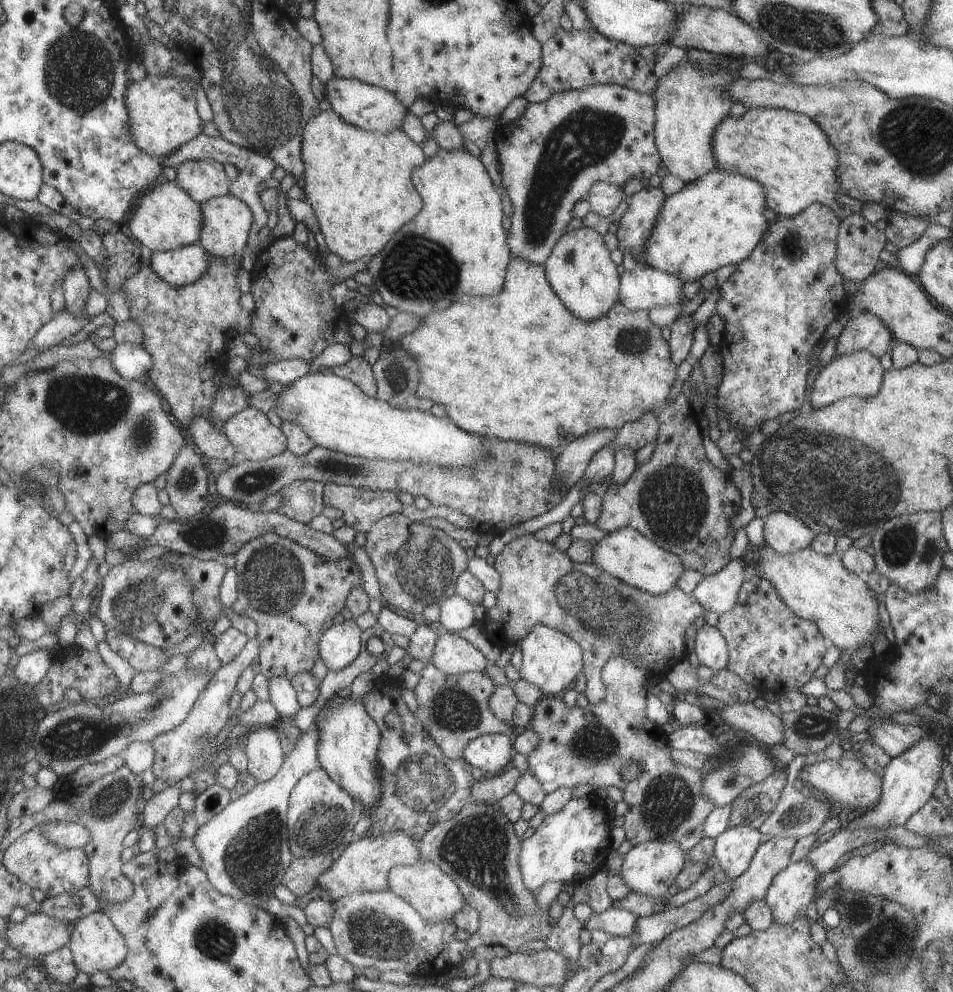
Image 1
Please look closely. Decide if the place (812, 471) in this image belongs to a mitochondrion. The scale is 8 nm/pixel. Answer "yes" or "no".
yes

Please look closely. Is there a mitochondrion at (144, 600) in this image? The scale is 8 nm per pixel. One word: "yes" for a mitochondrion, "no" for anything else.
yes

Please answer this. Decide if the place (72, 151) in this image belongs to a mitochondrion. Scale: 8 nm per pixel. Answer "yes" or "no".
no

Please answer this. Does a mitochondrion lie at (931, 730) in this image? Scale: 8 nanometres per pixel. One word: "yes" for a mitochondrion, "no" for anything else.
no

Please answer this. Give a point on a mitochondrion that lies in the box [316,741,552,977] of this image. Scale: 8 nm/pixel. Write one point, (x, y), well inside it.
(475, 847)

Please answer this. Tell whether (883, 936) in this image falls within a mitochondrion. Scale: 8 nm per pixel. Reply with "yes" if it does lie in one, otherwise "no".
yes

